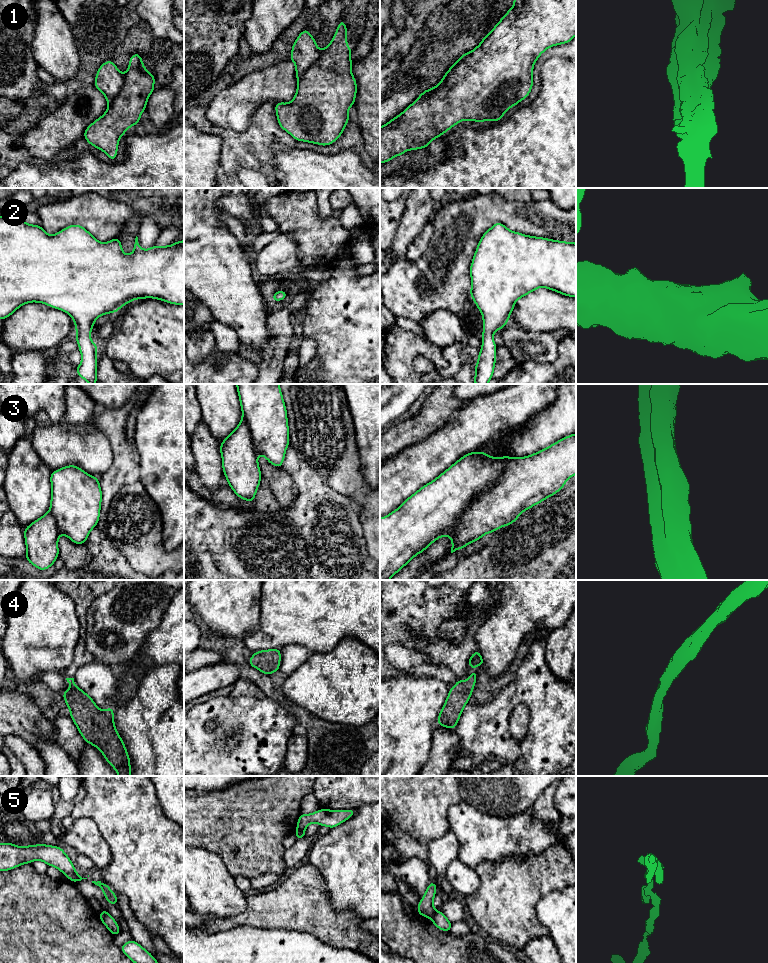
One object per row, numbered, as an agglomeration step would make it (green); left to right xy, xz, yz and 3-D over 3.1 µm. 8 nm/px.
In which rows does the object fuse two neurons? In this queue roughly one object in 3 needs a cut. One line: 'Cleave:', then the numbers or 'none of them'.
Cleave: 1, 3, 5

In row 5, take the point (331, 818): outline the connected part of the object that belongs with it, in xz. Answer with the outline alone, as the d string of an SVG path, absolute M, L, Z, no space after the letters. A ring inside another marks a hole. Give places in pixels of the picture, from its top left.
M320 809L311 814L300 814L297 821L297 829L305 830L310 823L317 823L320 826L327 826L330 829L351 818L356 809L328 810Z

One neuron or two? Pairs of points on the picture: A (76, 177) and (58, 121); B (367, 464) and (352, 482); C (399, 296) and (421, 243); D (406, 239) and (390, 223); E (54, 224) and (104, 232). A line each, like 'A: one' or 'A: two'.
A: two
B: two
C: two
D: two
E: one

